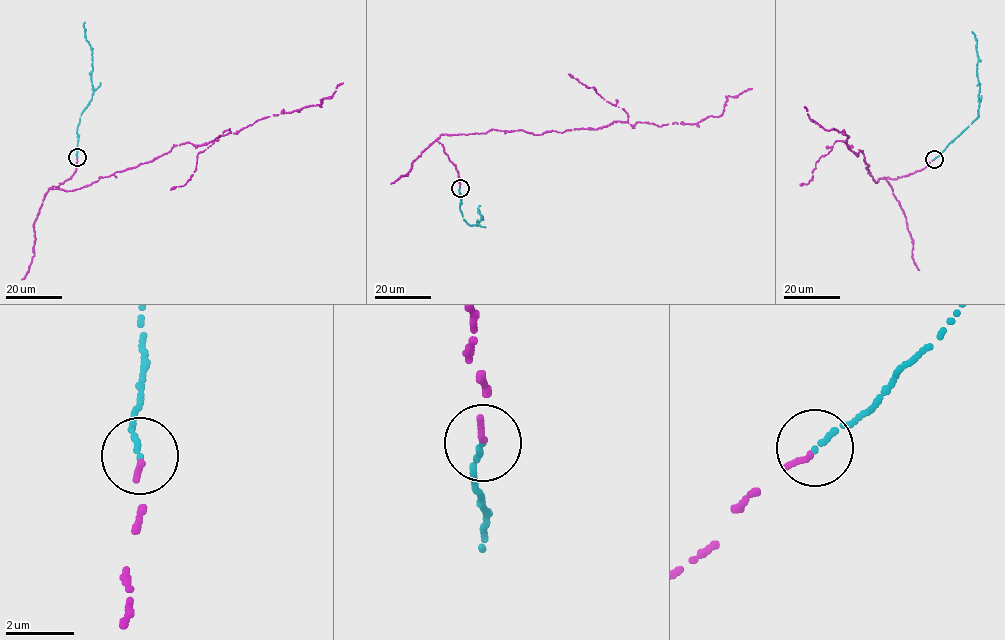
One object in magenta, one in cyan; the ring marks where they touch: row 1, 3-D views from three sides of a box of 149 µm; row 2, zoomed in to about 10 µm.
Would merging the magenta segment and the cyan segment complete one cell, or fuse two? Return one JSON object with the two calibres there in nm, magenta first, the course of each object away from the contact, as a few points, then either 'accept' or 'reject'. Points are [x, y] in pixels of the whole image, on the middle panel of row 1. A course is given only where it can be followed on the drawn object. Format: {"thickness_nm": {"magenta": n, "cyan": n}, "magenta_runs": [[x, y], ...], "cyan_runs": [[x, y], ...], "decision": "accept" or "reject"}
{"thickness_nm": {"magenta": 140, "cyan": 150}, "magenta_runs": [[460, 188], [440, 135], [692, 124], [752, 89]], "cyan_runs": [[460, 188], [460, 210], [470, 225], [478, 225], [483, 217], [478, 212], [480, 205]], "decision": "accept"}

